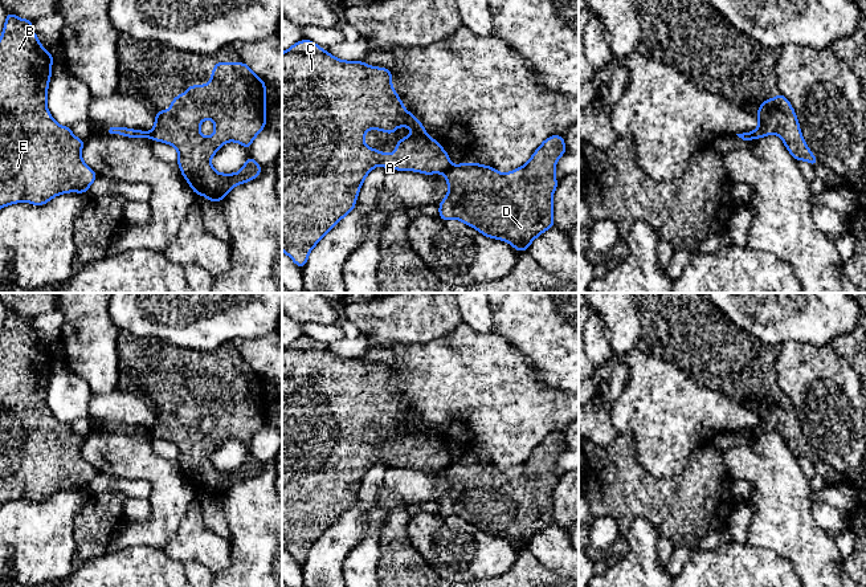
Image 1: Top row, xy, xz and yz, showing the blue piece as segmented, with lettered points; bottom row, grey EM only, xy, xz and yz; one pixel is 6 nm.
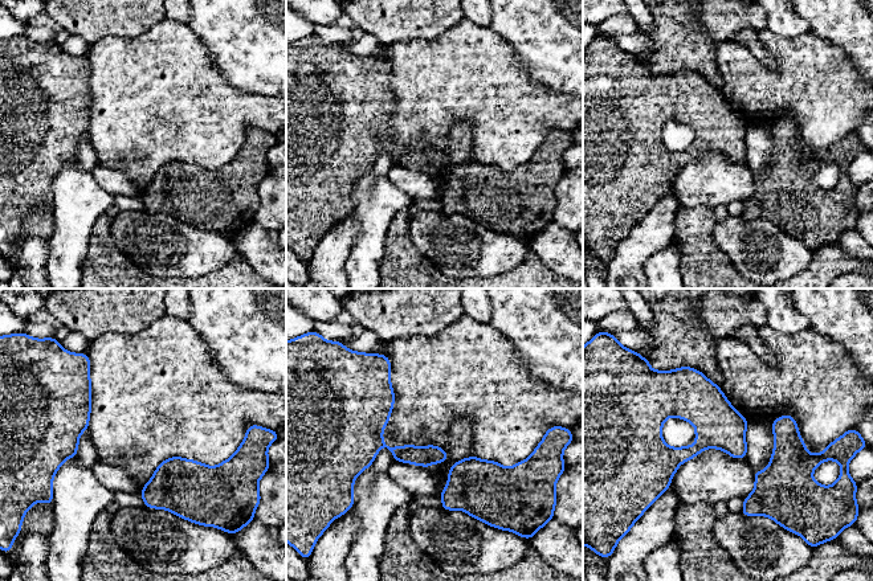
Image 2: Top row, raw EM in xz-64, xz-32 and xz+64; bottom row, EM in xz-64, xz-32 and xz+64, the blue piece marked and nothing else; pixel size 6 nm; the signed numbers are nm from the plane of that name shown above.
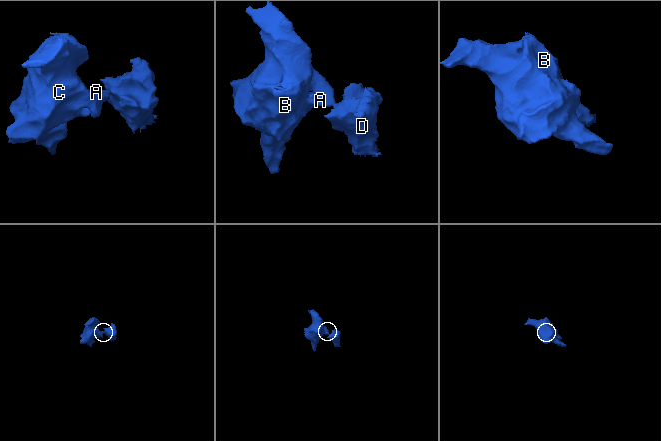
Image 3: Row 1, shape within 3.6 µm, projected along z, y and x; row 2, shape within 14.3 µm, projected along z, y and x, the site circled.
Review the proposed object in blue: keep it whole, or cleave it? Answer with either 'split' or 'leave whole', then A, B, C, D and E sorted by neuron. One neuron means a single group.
split; A B C E / D

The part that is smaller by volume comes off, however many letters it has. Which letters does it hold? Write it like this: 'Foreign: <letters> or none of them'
Foreign: D

